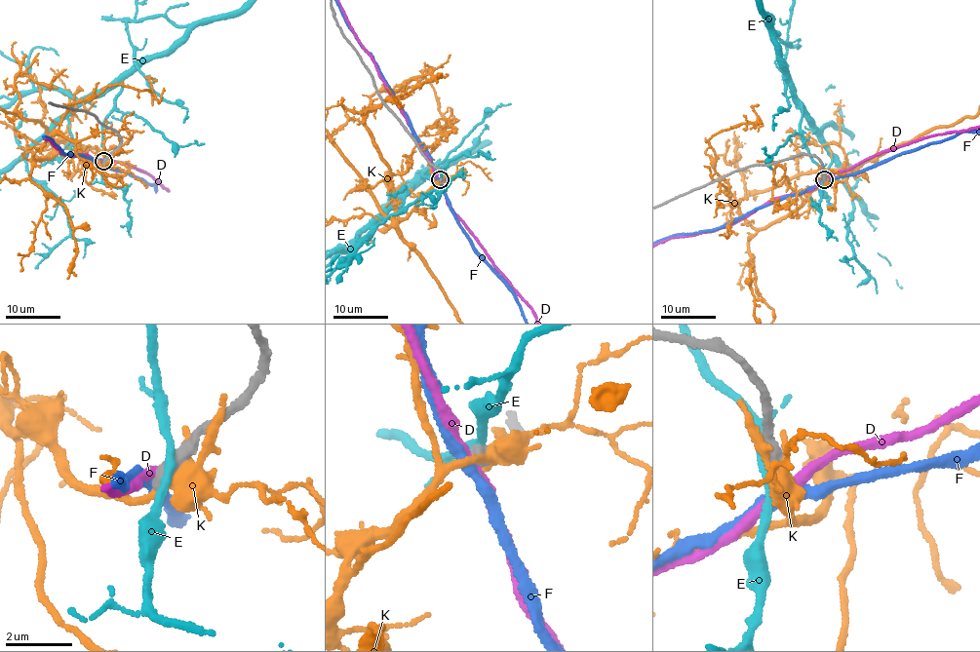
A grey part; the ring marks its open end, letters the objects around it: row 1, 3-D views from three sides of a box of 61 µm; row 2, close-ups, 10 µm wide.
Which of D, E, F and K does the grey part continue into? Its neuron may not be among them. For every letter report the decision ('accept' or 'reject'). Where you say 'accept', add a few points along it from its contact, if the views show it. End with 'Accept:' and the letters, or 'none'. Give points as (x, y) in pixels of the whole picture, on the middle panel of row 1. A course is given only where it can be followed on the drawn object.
D: reject
E: reject
F: reject
K: reject
Accept: none

